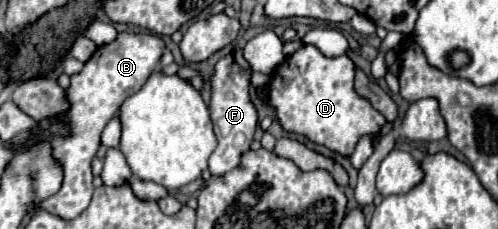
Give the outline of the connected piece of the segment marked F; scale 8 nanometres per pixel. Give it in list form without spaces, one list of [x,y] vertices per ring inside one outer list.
[[[235,48],[231,54],[217,60],[215,70],[211,74],[211,100],[209,100],[209,112],[215,128],[215,136],[219,140],[217,148],[209,156],[209,172],[211,176],[223,176],[229,170],[237,168],[241,162],[241,156],[249,150],[253,142],[253,134],[259,122],[257,108],[251,100],[249,88],[251,88],[251,66],[243,58],[243,50]]]

